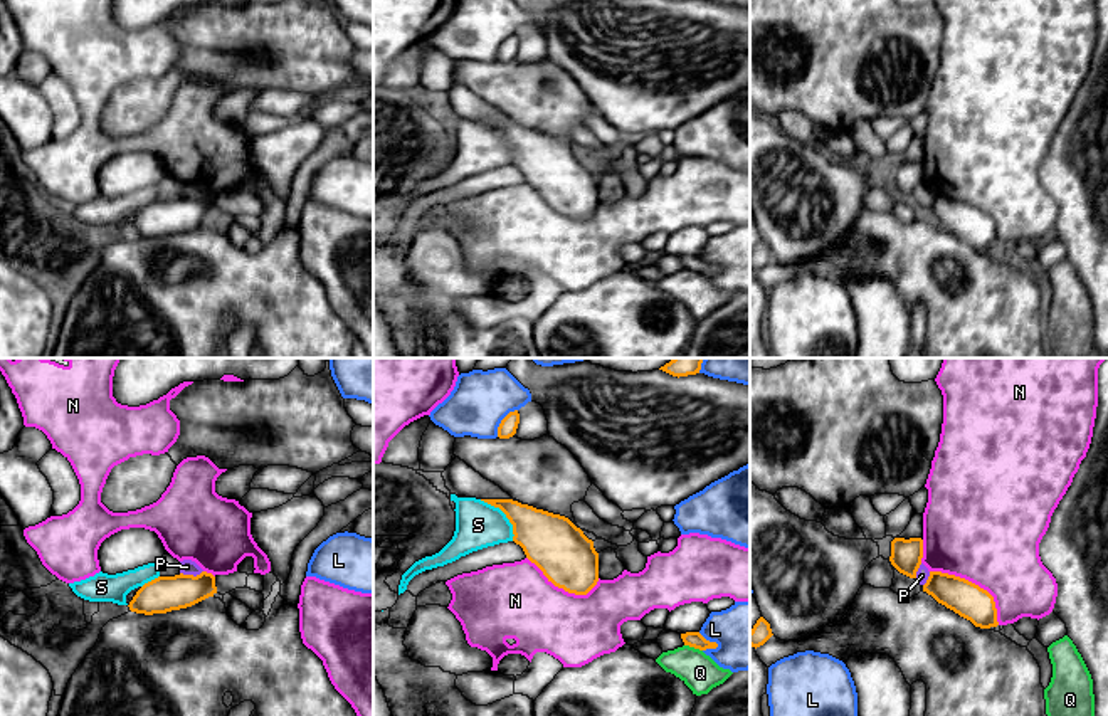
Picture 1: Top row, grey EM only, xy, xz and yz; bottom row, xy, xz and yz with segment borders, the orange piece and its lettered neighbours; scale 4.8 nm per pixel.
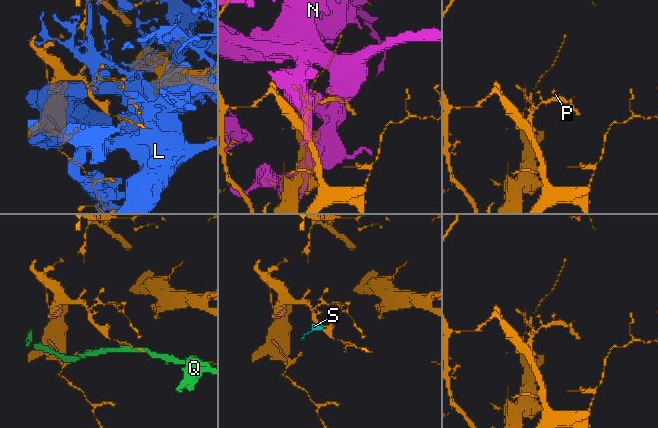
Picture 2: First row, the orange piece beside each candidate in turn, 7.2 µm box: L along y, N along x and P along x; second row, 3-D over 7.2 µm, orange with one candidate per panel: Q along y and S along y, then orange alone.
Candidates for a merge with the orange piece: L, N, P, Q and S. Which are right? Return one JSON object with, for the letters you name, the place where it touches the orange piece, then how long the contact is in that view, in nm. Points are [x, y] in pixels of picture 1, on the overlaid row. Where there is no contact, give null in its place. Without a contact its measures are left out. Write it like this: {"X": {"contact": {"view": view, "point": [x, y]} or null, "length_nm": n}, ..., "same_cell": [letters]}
{"same_cell": []}

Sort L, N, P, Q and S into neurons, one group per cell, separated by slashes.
L / N / P S / Q

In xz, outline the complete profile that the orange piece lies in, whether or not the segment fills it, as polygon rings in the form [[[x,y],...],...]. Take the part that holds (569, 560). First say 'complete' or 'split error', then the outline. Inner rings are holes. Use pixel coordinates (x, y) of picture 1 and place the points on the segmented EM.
complete; [[[481,499],[499,508],[513,524],[513,541],[555,587],[587,595],[599,582],[594,541],[568,518],[513,499]]]

